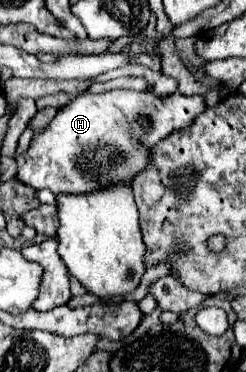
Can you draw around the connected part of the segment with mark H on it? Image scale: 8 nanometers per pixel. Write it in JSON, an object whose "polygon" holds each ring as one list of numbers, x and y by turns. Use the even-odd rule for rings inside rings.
{"polygon":[[108,90,100,94,82,94,76,96,68,106,60,108,50,126,32,138,30,148,18,162,18,178,34,188,48,188,56,196,58,194,88,194,96,190,104,190,116,184,130,184,130,180,142,172,150,164,148,152,154,148,158,140,186,128,198,114,206,110,204,96,184,96,180,92,168,96,156,96,150,90],[140,120,146,120,148,126,140,126]]}

